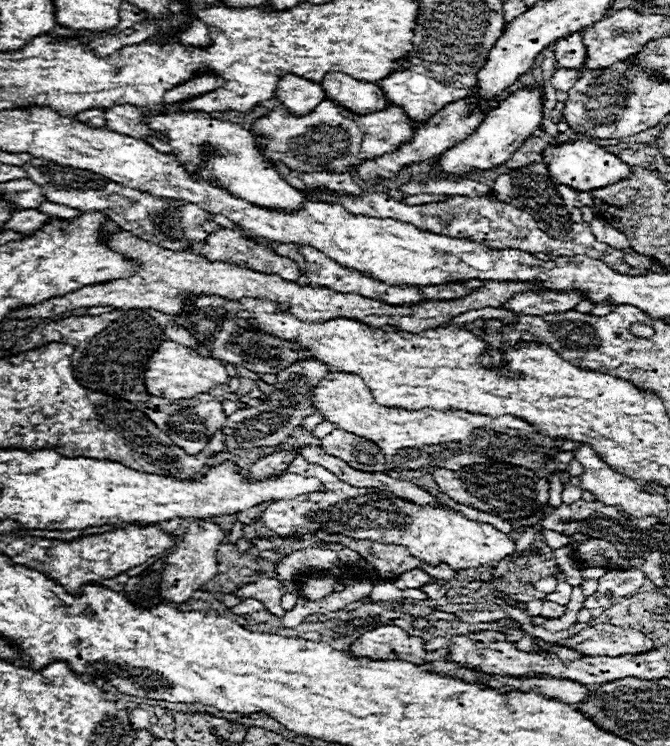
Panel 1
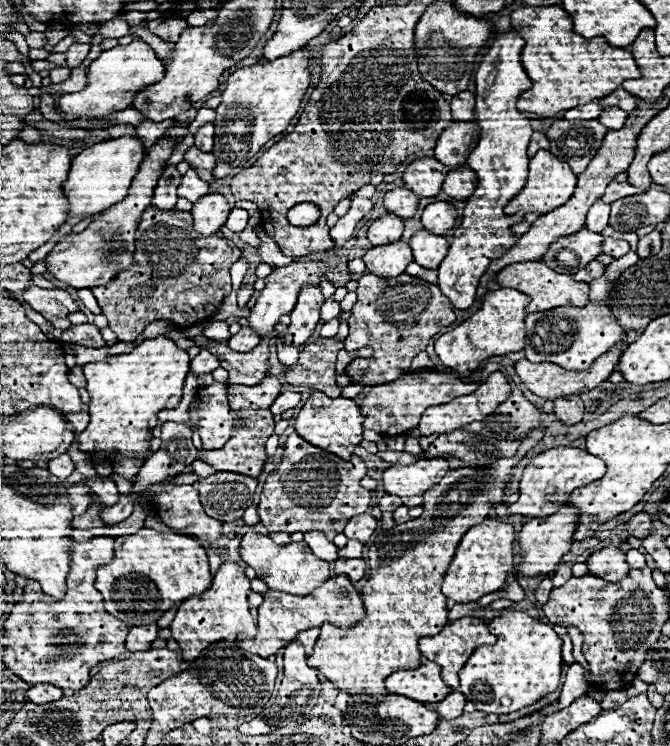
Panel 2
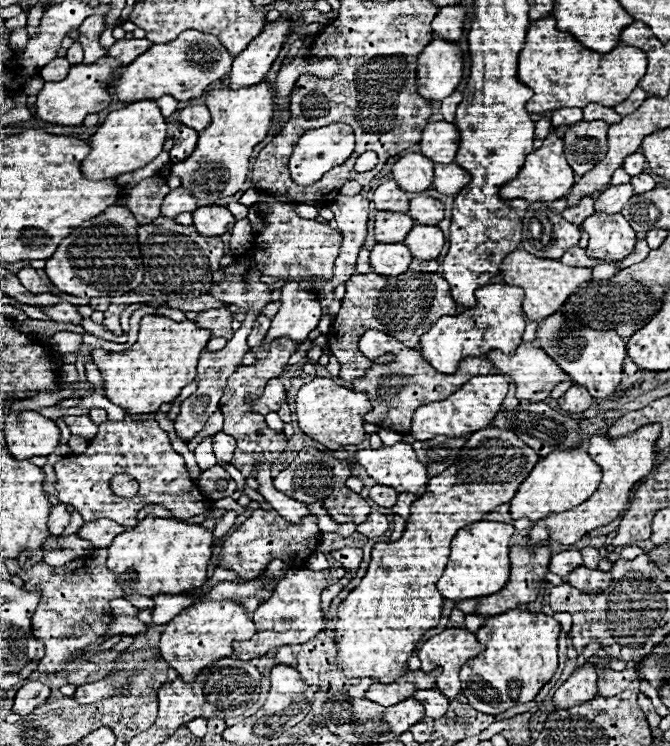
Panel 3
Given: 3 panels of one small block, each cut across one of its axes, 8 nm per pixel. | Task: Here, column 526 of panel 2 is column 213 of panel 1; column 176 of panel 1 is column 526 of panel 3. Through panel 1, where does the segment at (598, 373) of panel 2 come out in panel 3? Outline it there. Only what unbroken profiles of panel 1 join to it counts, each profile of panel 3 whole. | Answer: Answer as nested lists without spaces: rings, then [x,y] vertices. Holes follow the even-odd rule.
[[[532,342],[520,344],[514,356],[494,350],[488,358],[502,374],[514,378],[516,396],[522,400],[542,402],[550,396],[554,386],[568,380],[566,372]]]

